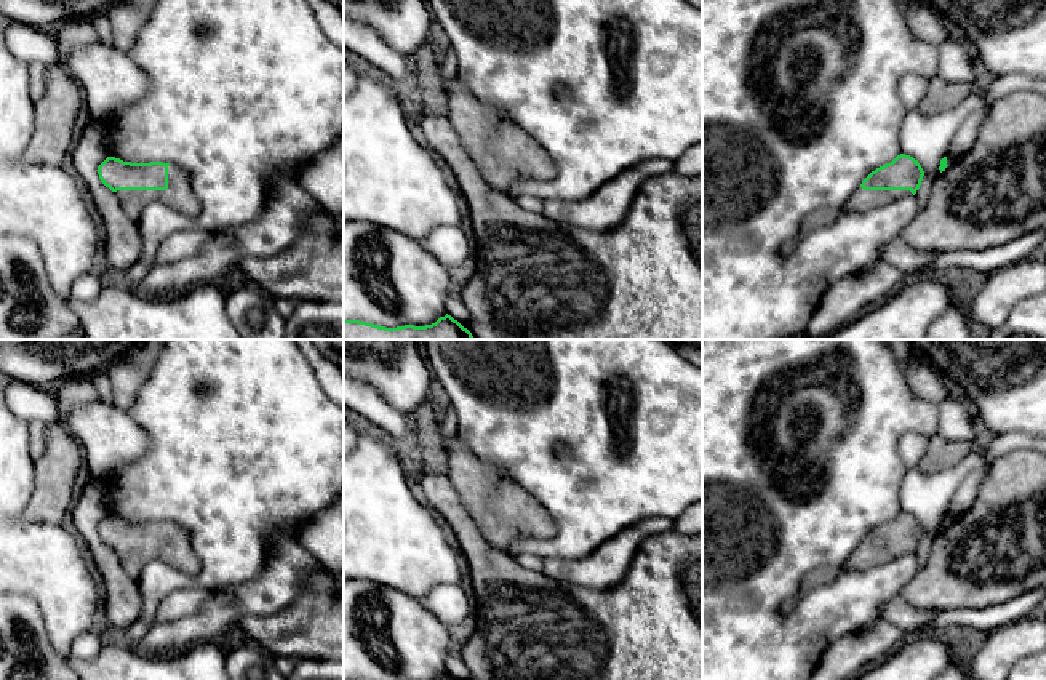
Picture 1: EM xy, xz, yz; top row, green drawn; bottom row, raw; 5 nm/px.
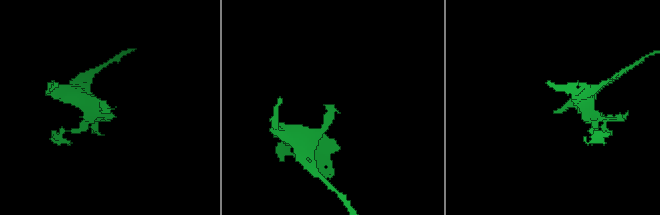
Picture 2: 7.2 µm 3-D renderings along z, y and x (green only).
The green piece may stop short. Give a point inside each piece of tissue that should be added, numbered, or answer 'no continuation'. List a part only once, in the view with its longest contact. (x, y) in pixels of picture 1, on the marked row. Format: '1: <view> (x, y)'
1: xy (179, 196)

